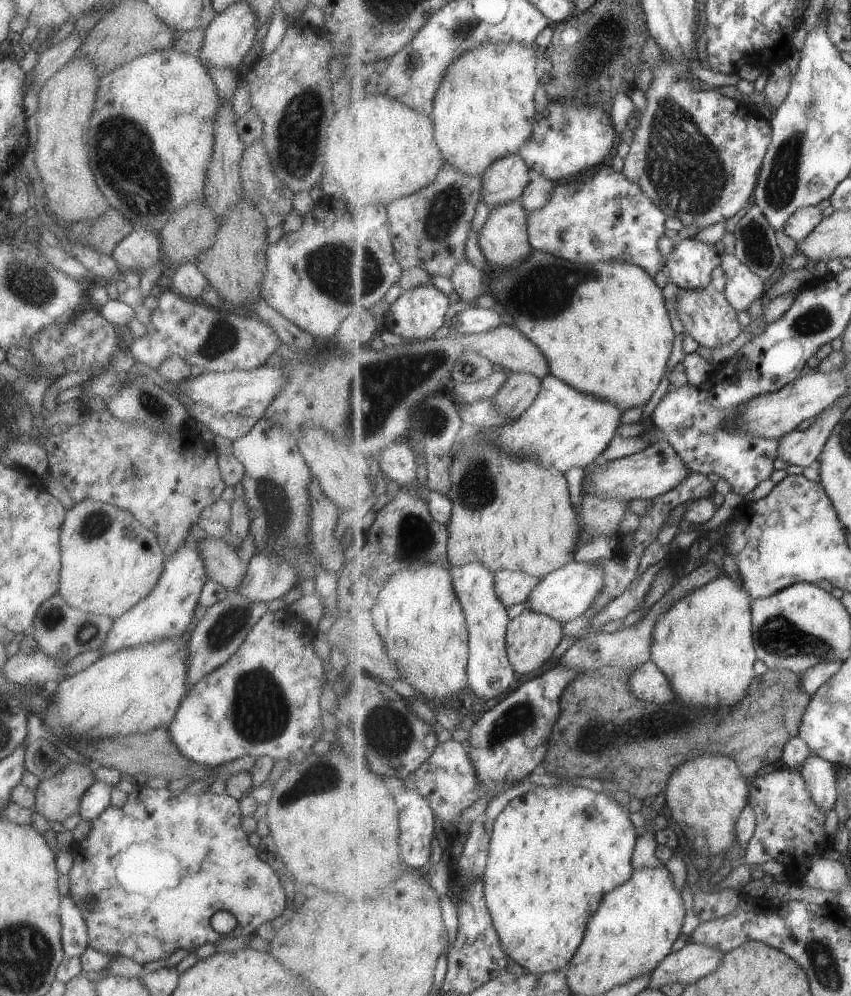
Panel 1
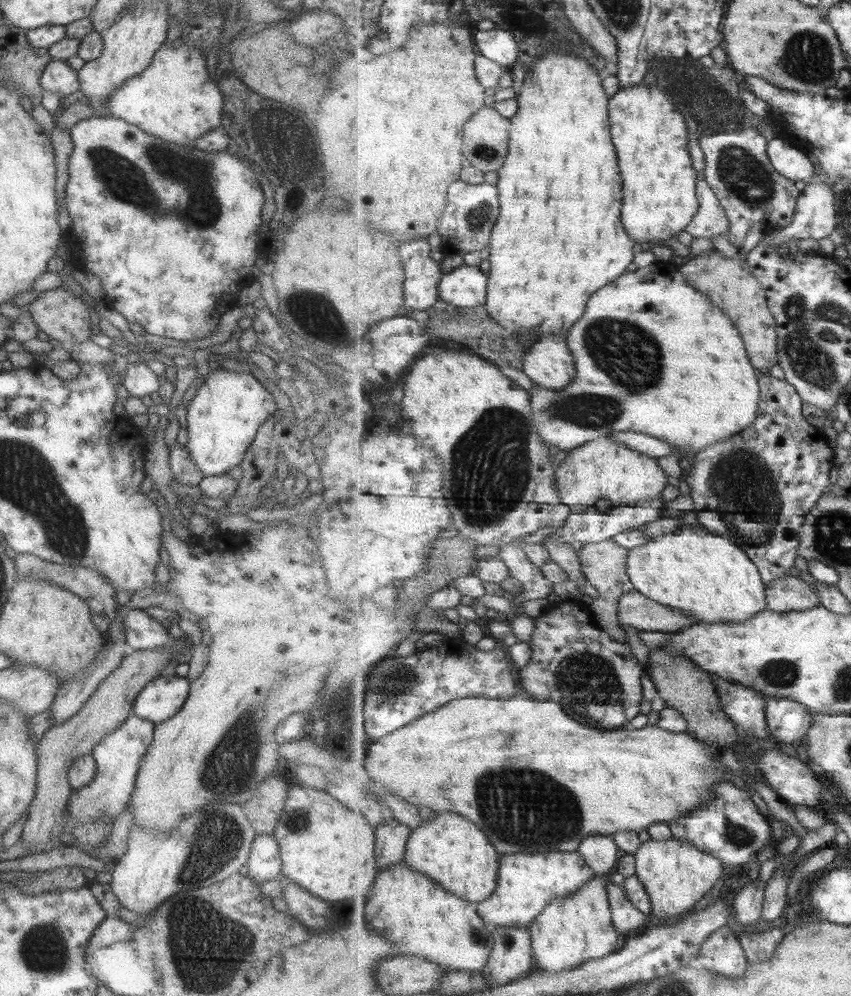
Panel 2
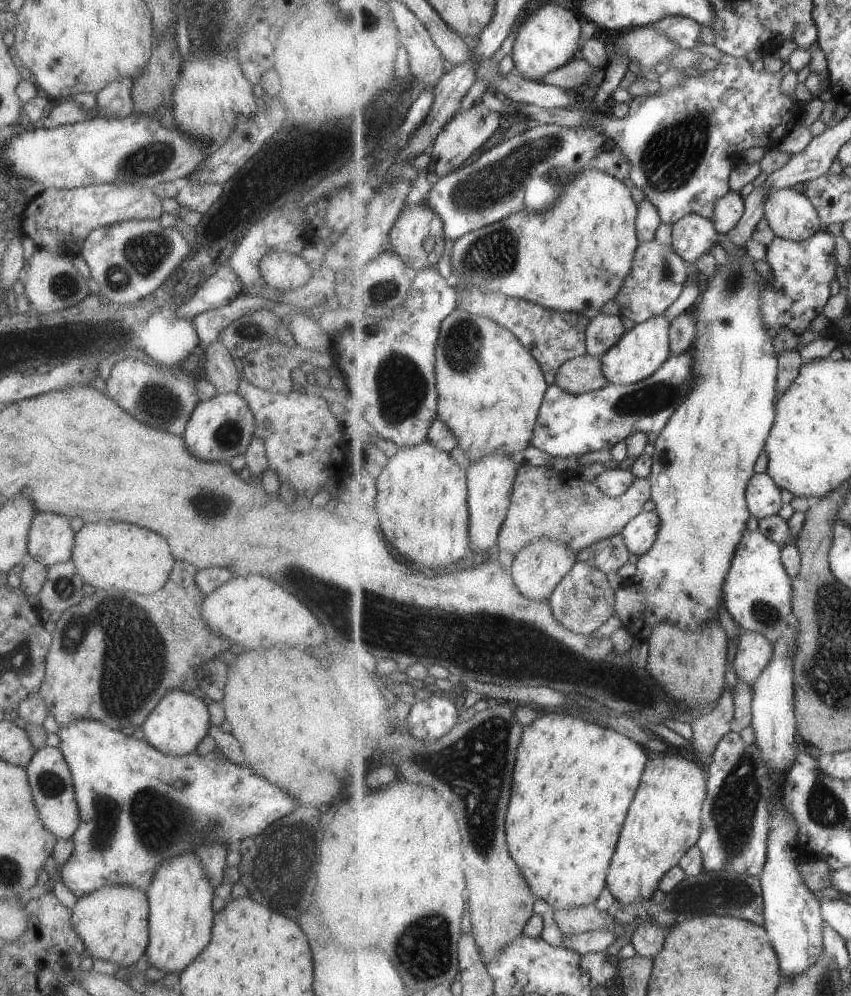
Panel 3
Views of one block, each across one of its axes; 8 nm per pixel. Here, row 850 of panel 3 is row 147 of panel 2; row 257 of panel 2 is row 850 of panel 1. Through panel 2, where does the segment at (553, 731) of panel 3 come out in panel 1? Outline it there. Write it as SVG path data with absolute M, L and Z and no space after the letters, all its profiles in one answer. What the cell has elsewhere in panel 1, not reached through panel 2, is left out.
M541 785L534 786L527 794L511 799L493 823L489 858L487 859L488 864L483 879L485 896L489 910L493 915L493 922L501 937L501 946L504 946L505 952L512 960L522 968L538 975L566 970L575 954L577 954L577 950L580 949L589 921L600 909L605 894L619 888L619 886L623 886L633 876L633 872L635 872L635 868L633 868L633 850L635 850L637 840L639 838L637 832L635 832L635 826L631 822L631 813L627 804L624 804L618 796L613 796L610 792L607 794L606 791L601 792L598 788L591 788L591 786L573 788L573 786L567 786L563 790L557 790L557 788L547 788L547 786Z

